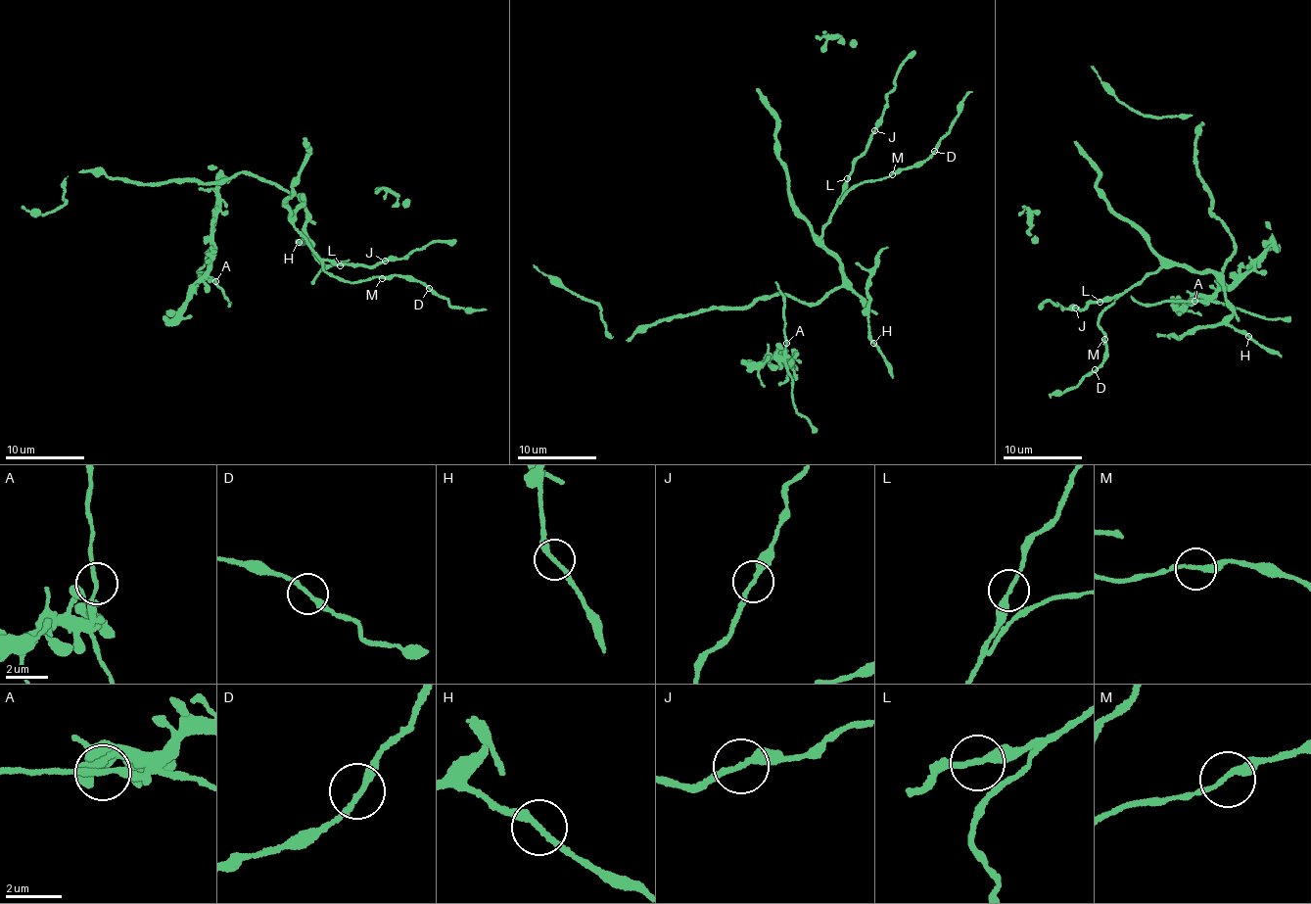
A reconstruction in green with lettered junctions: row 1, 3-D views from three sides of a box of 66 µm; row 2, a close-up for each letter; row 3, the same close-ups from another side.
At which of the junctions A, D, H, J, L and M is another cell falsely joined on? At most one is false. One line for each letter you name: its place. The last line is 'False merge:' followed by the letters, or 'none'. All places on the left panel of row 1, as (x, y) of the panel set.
False merge: none

